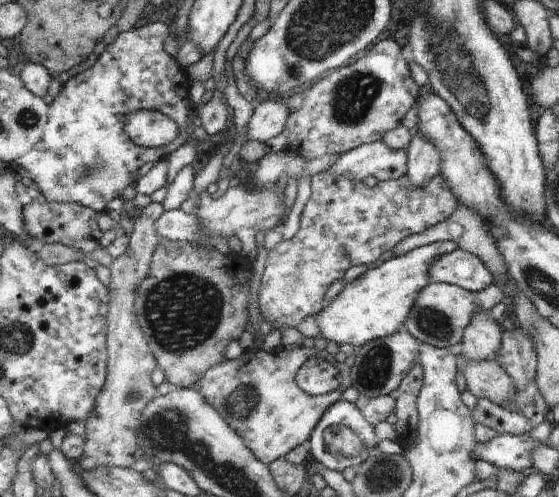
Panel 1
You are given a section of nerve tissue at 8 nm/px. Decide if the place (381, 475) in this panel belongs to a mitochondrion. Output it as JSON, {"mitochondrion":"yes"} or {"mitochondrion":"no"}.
{"mitochondrion":"yes"}

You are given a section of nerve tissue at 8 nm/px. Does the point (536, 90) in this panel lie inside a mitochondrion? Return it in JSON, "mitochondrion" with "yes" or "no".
{"mitochondrion":"no"}

